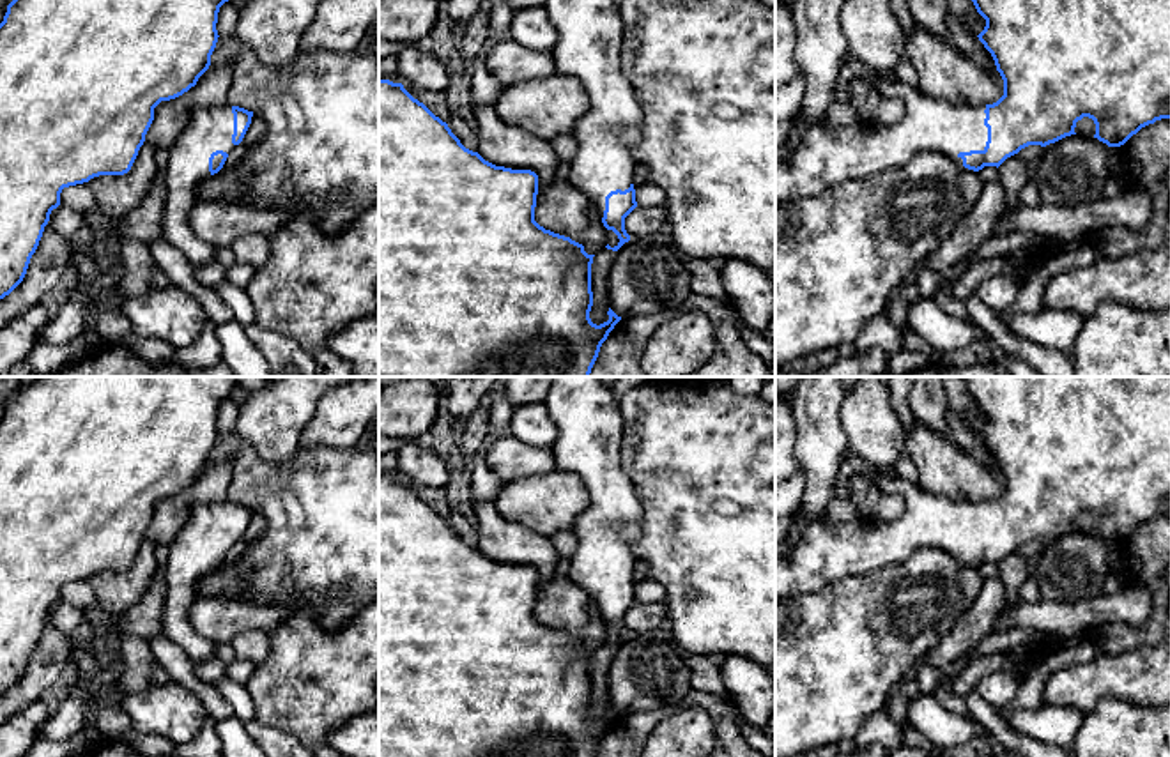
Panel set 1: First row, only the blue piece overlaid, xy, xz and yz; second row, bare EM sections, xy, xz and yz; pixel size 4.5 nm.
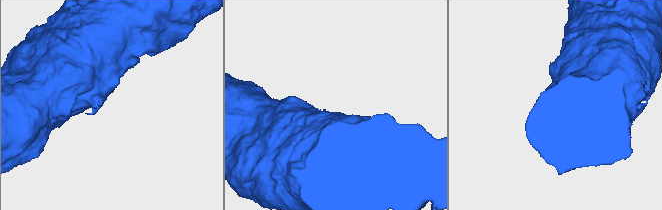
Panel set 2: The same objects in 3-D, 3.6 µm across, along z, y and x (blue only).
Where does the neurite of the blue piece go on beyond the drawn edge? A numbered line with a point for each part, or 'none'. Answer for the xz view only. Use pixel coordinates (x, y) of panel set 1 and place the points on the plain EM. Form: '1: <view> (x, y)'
1: xz (590, 425)

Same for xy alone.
1: xy (209, 526)

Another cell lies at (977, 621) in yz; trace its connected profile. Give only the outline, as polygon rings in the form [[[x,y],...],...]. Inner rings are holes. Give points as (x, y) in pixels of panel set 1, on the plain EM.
[[[984,580],[982,591],[970,608],[956,621],[952,630],[926,656],[924,663],[933,669],[945,669],[968,654],[1005,612],[1005,585],[1002,580]]]

